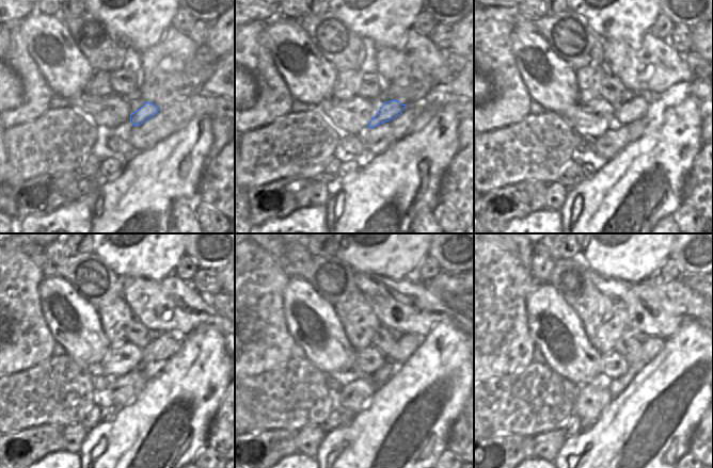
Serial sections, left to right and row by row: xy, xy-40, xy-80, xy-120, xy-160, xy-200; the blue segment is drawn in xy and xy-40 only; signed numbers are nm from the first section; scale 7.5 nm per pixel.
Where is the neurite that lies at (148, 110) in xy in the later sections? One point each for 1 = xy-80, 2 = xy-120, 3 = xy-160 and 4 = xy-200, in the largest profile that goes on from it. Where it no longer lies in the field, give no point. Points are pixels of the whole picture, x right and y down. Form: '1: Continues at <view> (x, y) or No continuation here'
1: Continues at xy-80 (634, 110)
2: Continues at xy-120 (167, 344)
3: Continues at xy-160 (408, 343)
4: Continues at xy-200 (653, 345).

